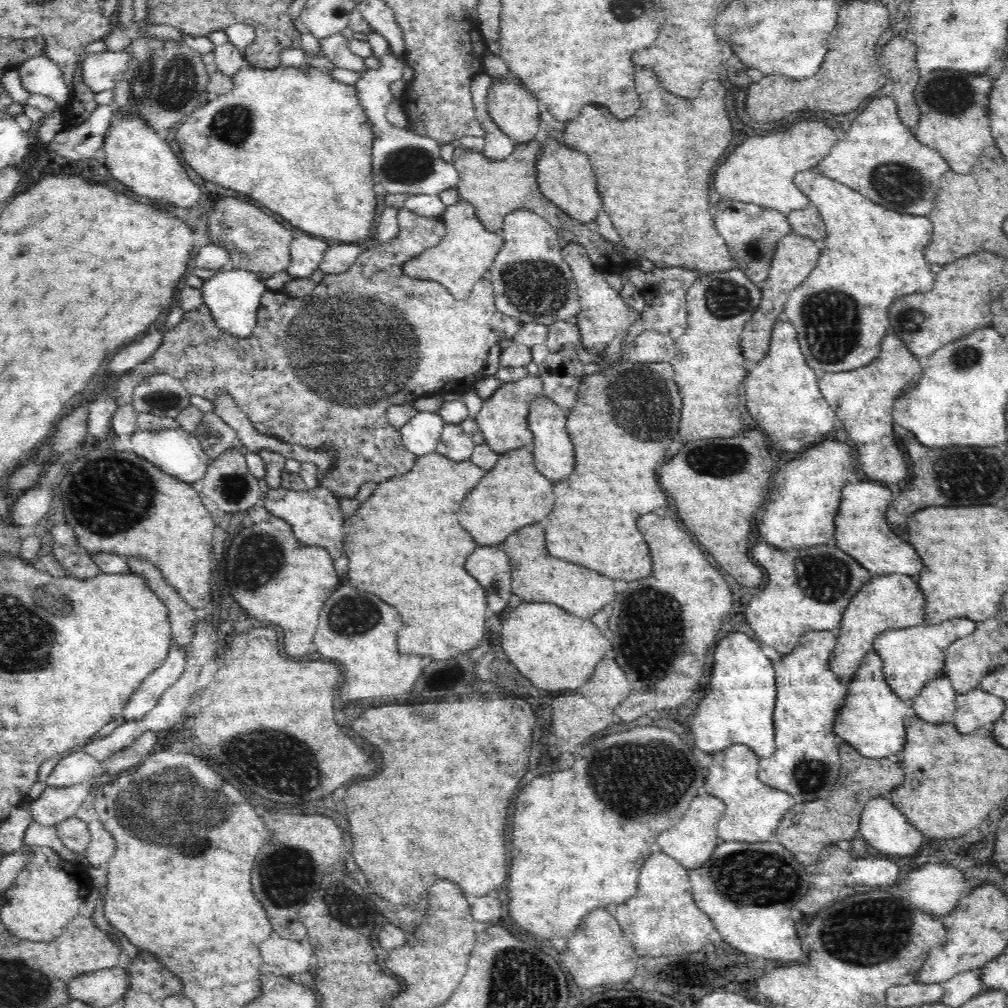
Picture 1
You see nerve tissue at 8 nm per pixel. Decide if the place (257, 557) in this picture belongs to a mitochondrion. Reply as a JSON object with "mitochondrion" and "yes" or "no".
{"mitochondrion":"yes"}

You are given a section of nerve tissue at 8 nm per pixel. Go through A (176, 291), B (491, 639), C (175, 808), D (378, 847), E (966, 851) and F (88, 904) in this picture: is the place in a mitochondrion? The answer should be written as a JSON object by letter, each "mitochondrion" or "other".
{"A":"other","B":"other","C":"mitochondrion","D":"other","E":"other","F":"other"}

